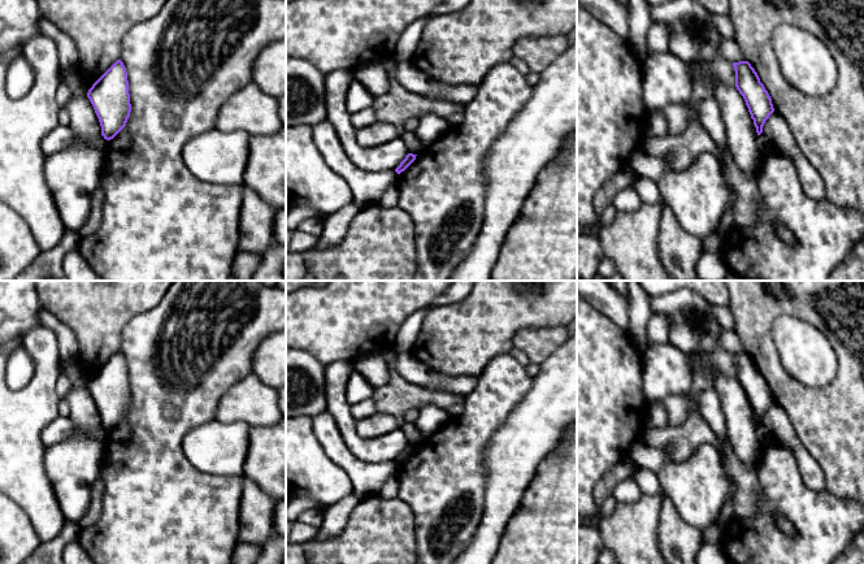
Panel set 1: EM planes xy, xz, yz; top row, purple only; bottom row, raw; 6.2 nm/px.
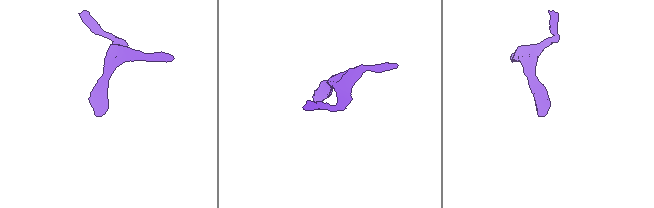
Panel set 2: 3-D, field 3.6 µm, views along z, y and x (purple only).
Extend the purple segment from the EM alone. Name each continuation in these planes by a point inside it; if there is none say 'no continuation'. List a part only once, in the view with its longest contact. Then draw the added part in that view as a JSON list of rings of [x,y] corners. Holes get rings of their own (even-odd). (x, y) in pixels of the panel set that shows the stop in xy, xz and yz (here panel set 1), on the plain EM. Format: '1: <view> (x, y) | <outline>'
no continuation

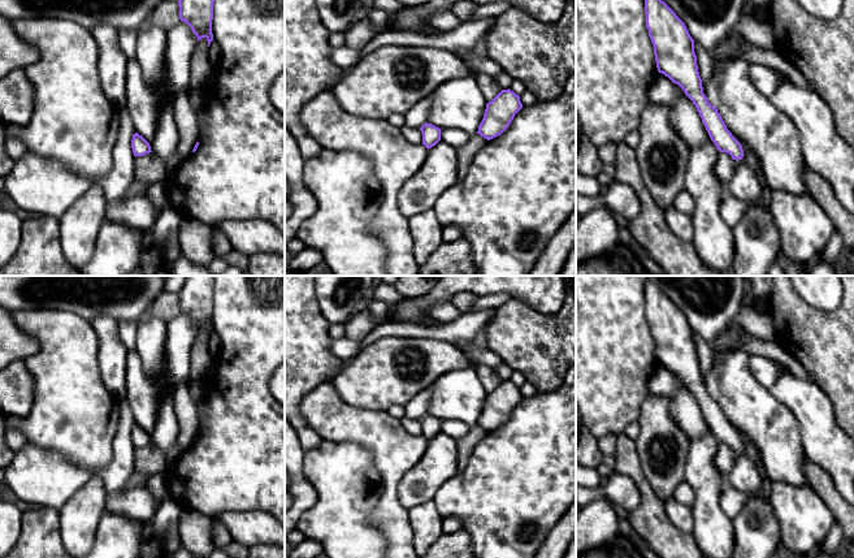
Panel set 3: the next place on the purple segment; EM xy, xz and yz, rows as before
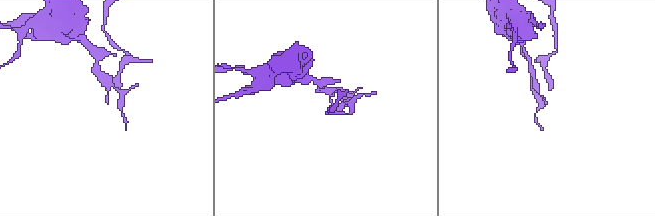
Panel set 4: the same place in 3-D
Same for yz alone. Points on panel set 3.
1: yz (757, 535) | [[[745,449],[734,451],[737,460],[727,484],[747,497],[741,512],[733,519],[734,549],[732,558],[772,558],[780,544],[777,518],[760,494],[762,476]]]

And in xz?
no continuation

